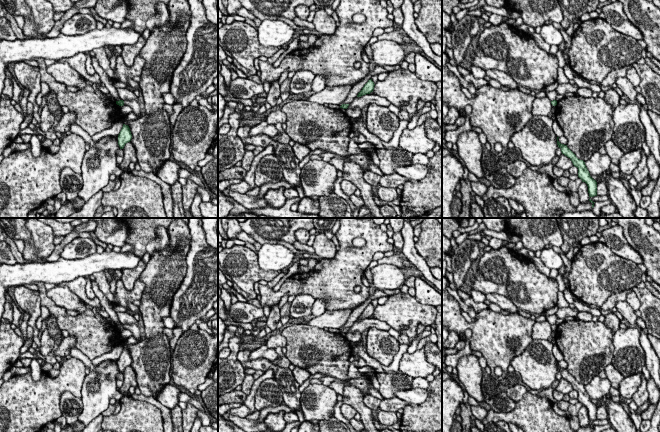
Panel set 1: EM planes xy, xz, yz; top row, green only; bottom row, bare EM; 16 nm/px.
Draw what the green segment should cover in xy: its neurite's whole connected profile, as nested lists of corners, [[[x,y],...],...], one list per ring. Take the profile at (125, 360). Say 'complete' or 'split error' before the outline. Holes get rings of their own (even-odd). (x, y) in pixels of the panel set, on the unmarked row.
complete; [[[123,348],[123,351],[118,359],[118,369],[120,373],[123,373],[125,368],[130,366],[132,358],[128,349]]]

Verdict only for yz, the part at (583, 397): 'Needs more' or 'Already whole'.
Already whole

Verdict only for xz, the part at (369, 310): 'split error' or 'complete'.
complete

